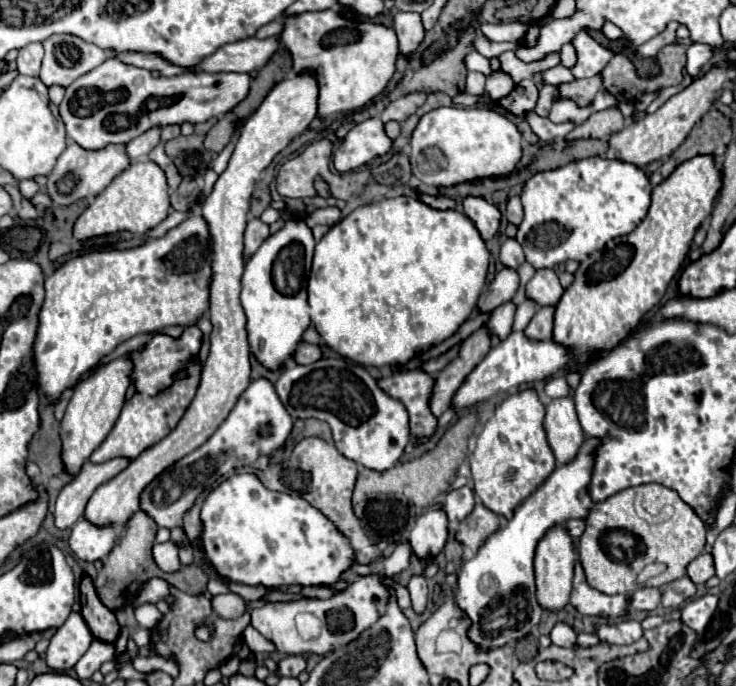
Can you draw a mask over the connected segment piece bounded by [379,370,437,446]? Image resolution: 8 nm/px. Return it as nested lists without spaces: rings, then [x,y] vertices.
[[[423,370],[395,372],[379,380],[379,388],[399,400],[409,412],[409,432],[415,446],[425,444],[437,430],[437,416],[429,408],[435,378]]]

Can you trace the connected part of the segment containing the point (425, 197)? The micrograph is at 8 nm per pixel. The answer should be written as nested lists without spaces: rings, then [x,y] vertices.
[[[419,192],[417,198],[423,204],[427,204],[431,208],[437,208],[437,210],[451,210],[451,208],[455,208],[455,202],[451,198],[445,198],[445,196],[429,196],[429,194],[421,194]]]

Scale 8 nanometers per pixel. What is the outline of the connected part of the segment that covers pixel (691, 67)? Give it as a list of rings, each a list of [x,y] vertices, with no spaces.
[[[691,44],[687,46],[687,72],[689,76],[699,76],[701,66],[711,58],[713,48],[709,44]]]

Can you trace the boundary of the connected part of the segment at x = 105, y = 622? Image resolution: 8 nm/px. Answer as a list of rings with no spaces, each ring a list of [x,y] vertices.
[[[87,574],[81,576],[81,582],[79,582],[79,602],[81,602],[81,616],[89,624],[93,636],[103,642],[115,642],[121,626],[115,614],[101,604],[93,588],[93,582]]]

